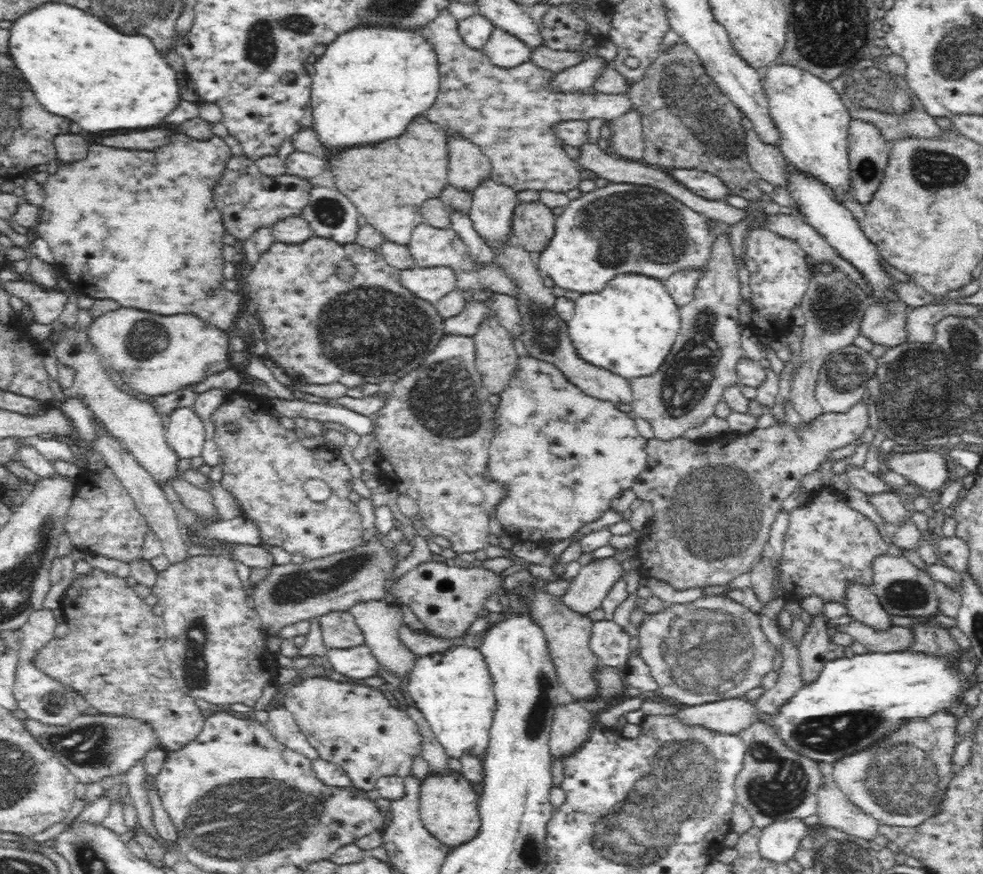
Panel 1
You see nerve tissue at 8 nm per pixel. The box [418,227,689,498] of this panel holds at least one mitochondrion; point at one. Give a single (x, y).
(543, 330)

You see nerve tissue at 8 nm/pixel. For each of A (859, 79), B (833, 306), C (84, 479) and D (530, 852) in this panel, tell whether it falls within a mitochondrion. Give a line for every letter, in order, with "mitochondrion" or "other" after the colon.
A: mitochondrion
B: mitochondrion
C: other
D: mitochondrion

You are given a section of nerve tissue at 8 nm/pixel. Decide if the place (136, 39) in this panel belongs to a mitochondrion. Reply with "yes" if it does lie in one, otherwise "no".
yes

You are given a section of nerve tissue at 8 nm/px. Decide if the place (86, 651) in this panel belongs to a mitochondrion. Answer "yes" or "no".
no

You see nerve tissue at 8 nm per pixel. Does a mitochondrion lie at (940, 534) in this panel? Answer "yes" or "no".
no

